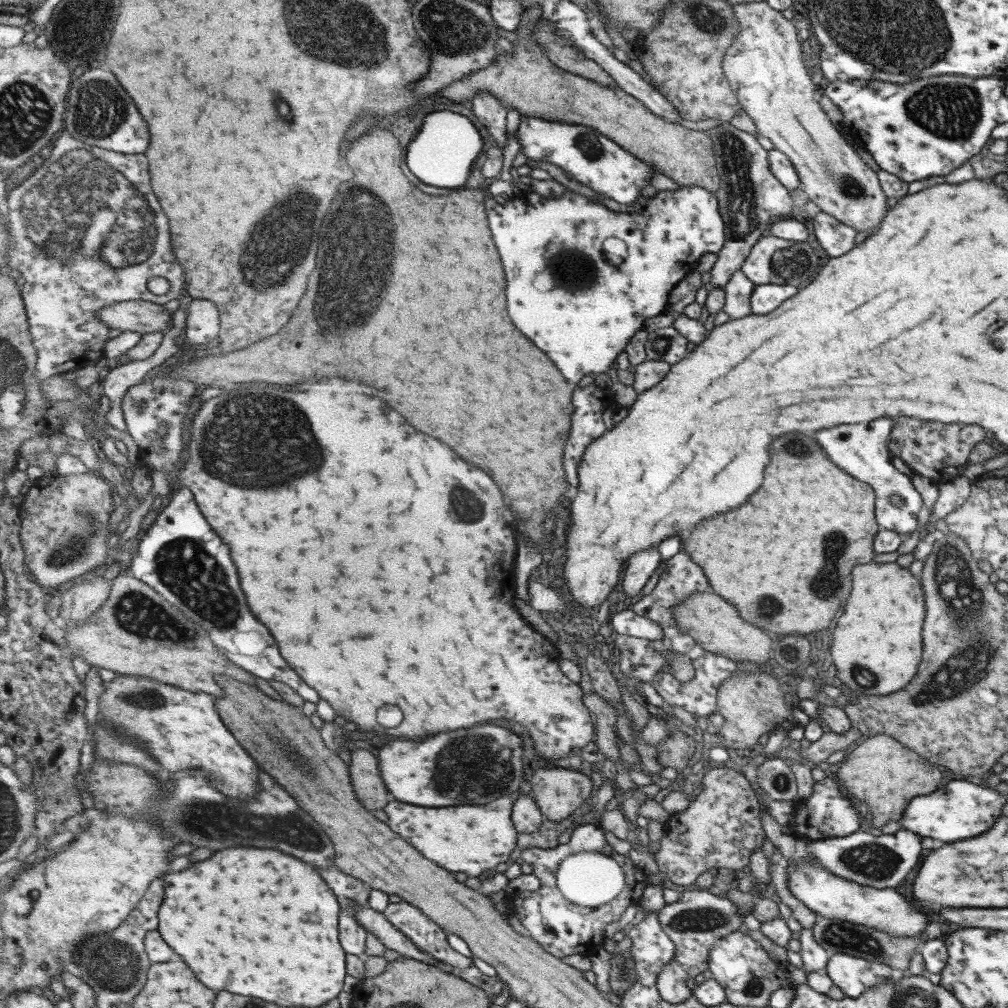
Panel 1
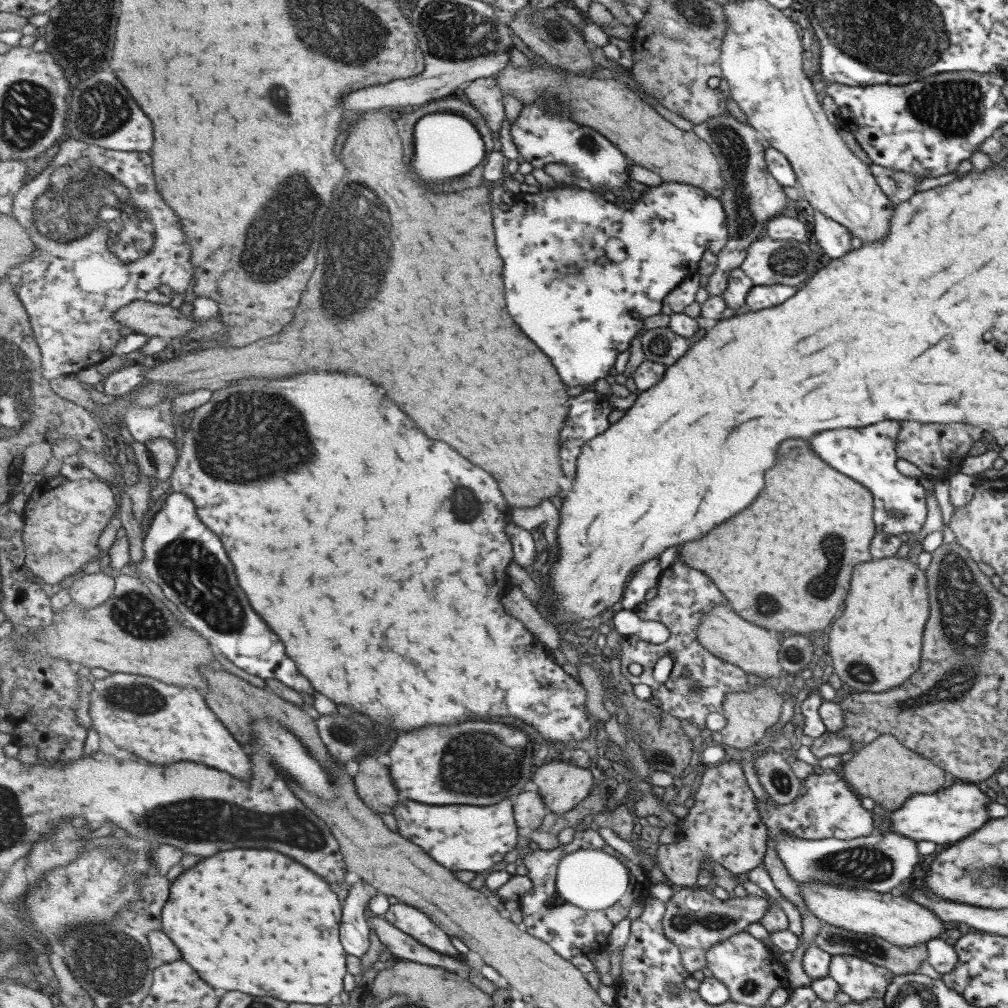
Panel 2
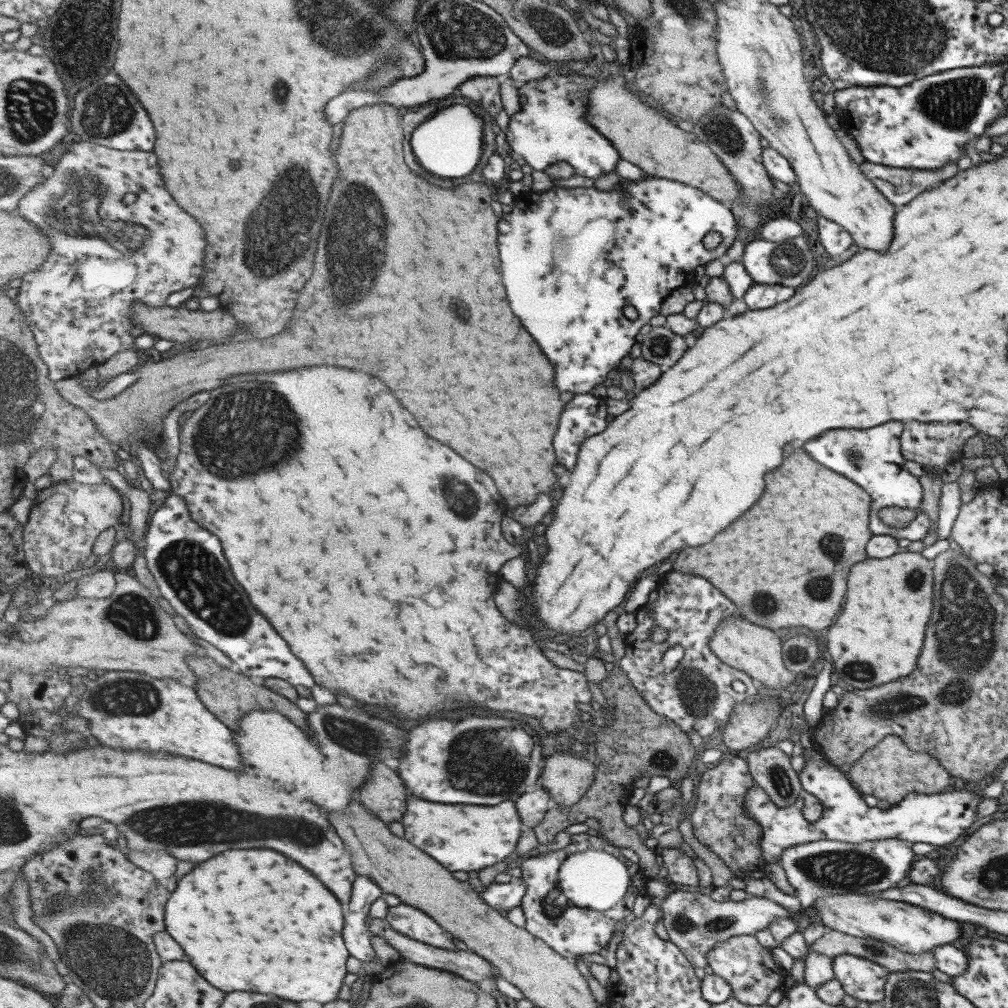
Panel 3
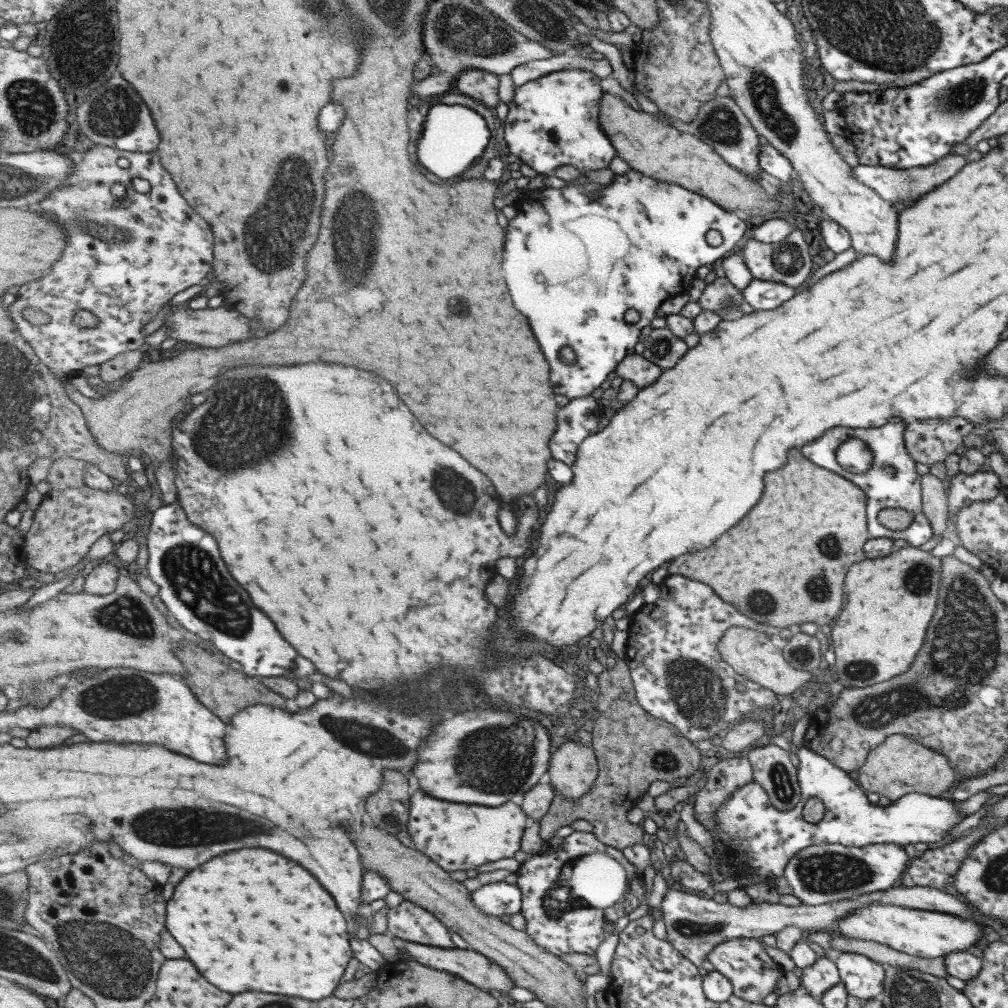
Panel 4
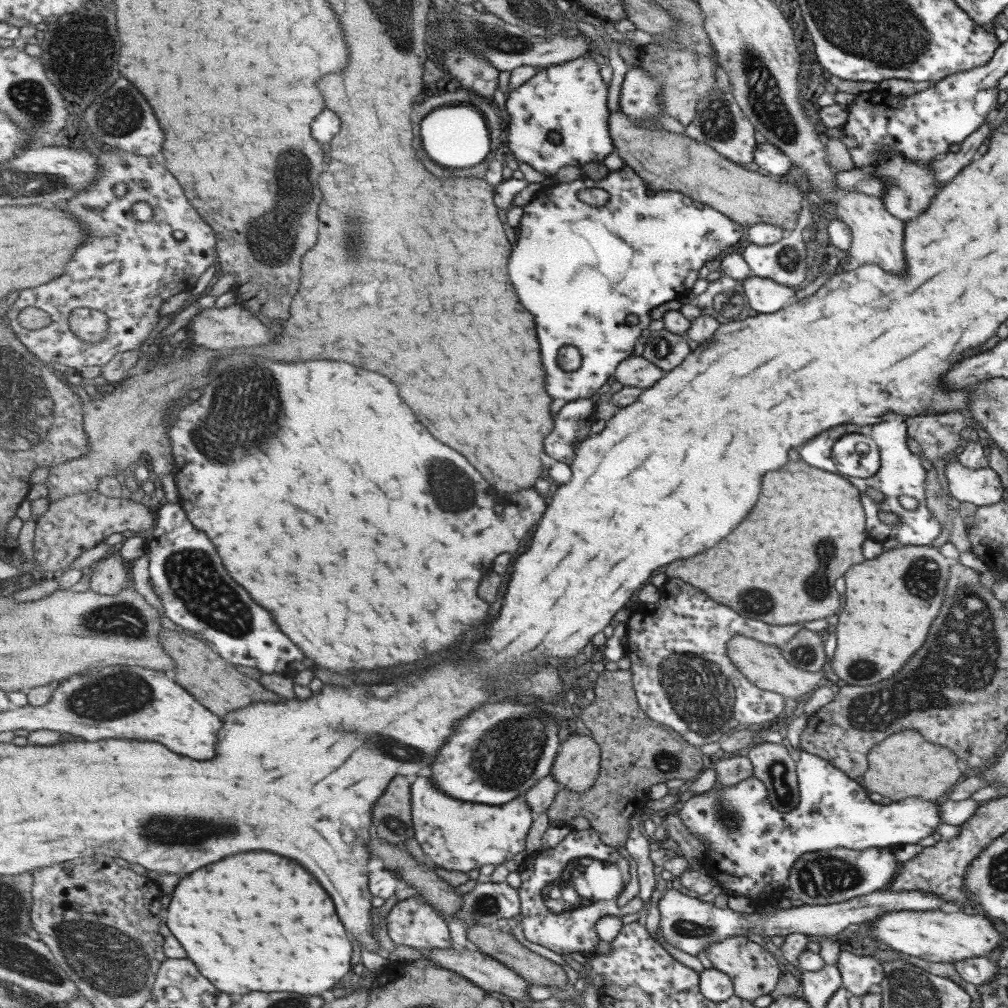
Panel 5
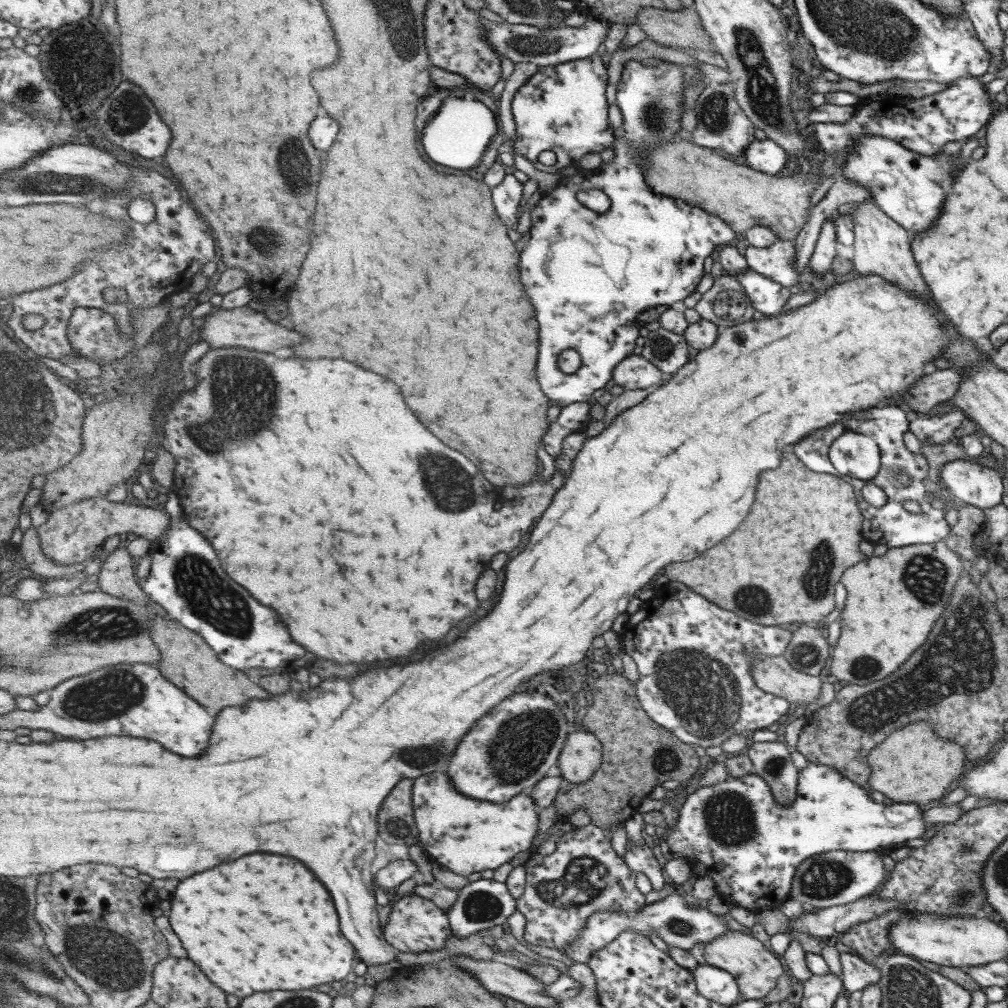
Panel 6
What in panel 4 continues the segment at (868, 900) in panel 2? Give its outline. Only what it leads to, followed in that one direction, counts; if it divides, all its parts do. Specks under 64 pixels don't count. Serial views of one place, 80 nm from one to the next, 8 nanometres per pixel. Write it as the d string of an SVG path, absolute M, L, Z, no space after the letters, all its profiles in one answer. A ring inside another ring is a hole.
M873 903L853 909L849 915L840 918L835 927L846 938L877 942L921 958L939 958L975 946L985 936L983 926L979 923L975 918L966 919L951 914Z

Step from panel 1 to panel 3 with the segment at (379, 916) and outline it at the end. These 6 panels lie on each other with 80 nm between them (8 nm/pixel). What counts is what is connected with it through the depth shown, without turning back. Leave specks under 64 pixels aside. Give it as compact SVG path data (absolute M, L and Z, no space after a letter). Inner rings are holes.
M389 926L384 928L383 938L399 952L401 960L409 960L429 968L453 972L475 983L483 982L483 980L493 982L496 980L494 969L497 968L475 951L439 948L409 938Z

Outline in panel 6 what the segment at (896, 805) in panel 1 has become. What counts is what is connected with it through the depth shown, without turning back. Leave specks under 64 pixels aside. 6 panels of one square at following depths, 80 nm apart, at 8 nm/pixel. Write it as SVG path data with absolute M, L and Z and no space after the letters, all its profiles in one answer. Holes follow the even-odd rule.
M917 721L891 731L866 756L870 773L869 792L877 790L893 803L914 802L928 807L946 794L945 788L963 770L965 755L958 744L937 738L934 728L925 721Z

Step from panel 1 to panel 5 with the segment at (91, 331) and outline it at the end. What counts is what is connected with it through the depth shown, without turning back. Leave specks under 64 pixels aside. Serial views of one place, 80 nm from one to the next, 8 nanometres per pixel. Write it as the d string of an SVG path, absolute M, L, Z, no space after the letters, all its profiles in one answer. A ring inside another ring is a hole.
M120 149L115 152L97 151L97 156L102 164L102 172L92 182L92 186L82 190L77 197L57 205L63 210L69 208L71 214L97 230L97 234L93 234L93 238L86 242L81 250L77 250L77 258L73 258L69 263L63 276L45 286L20 291L18 299L4 312L20 341L49 365L57 362L71 368L105 366L117 353L145 349L143 341L147 340L149 332L157 326L161 306L171 296L191 290L199 282L201 274L219 259L219 236L216 230L191 206L181 184L169 170L165 170L151 156L141 156ZM135 202L146 202L151 206L153 217L150 221L139 221L131 214ZM27 306L34 306L48 313L52 320L50 324L41 329L20 326L17 313ZM81 307L102 310L108 314L110 327L104 340L84 342L73 332L72 313Z

